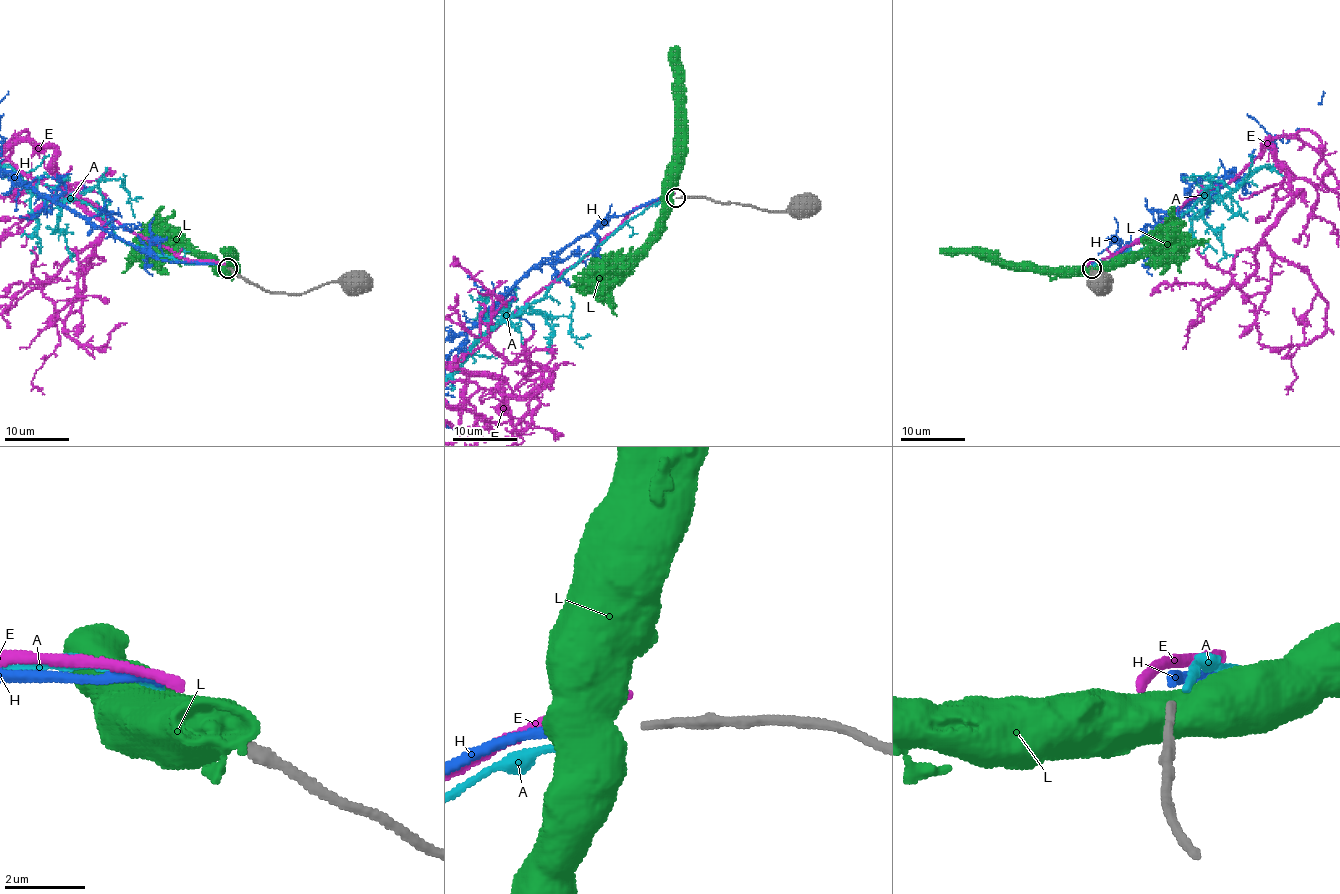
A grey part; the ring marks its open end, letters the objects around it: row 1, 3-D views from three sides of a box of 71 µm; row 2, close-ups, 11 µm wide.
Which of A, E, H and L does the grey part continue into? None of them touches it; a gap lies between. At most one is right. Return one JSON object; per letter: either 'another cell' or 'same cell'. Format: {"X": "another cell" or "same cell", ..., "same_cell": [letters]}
{"A": "another cell", "E": "another cell", "H": "another cell", "L": "another cell", "same_cell": []}

